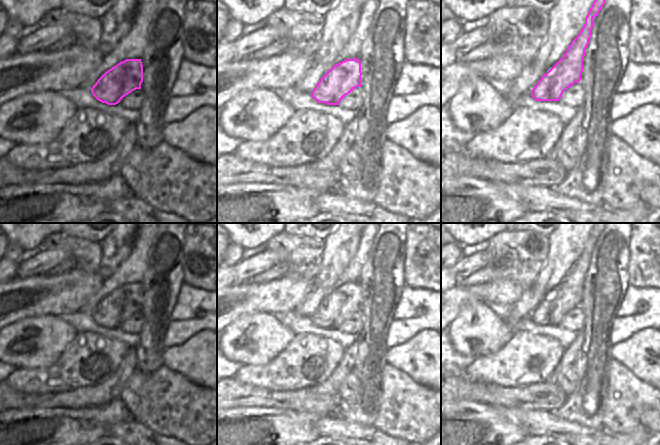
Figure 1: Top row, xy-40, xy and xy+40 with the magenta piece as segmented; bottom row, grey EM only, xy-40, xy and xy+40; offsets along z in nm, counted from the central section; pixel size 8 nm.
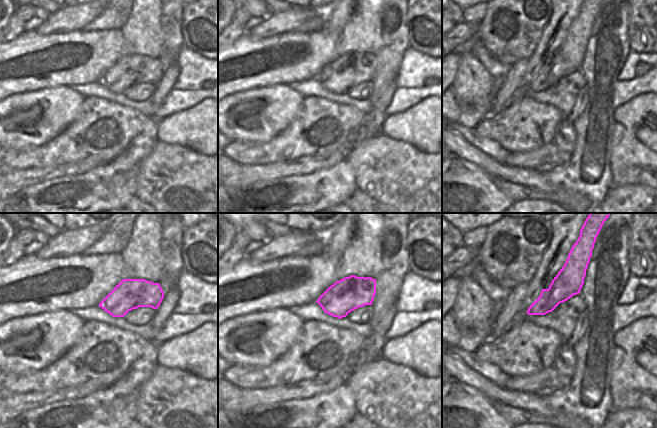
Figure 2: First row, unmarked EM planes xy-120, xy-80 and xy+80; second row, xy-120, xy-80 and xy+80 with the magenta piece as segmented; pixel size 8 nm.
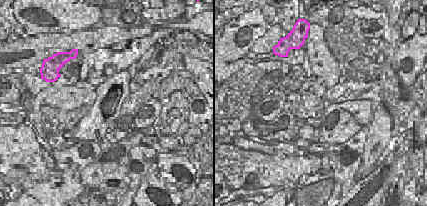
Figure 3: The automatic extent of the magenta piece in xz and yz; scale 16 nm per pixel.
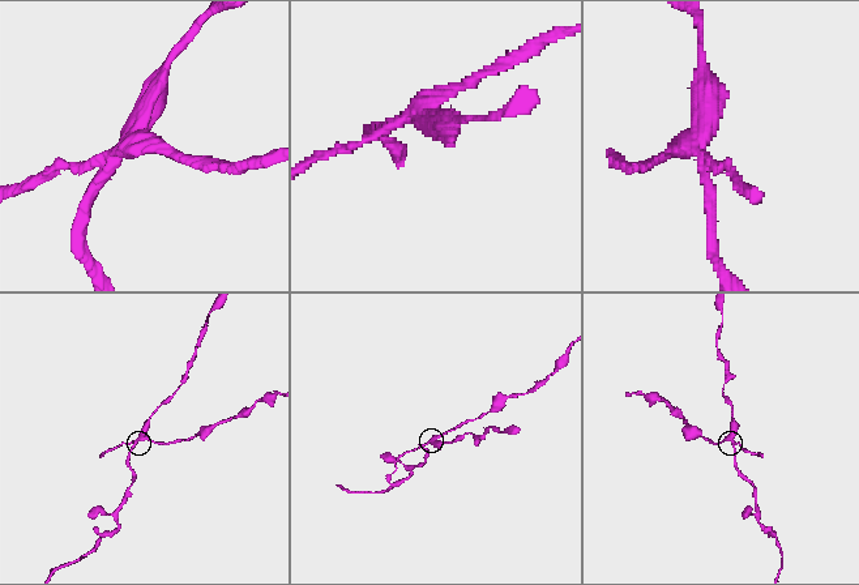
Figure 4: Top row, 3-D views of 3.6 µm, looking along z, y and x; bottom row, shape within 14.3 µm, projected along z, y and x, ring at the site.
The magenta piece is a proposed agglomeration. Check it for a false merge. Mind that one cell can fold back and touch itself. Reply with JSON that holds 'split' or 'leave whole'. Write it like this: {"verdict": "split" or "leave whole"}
{"verdict": "split"}

